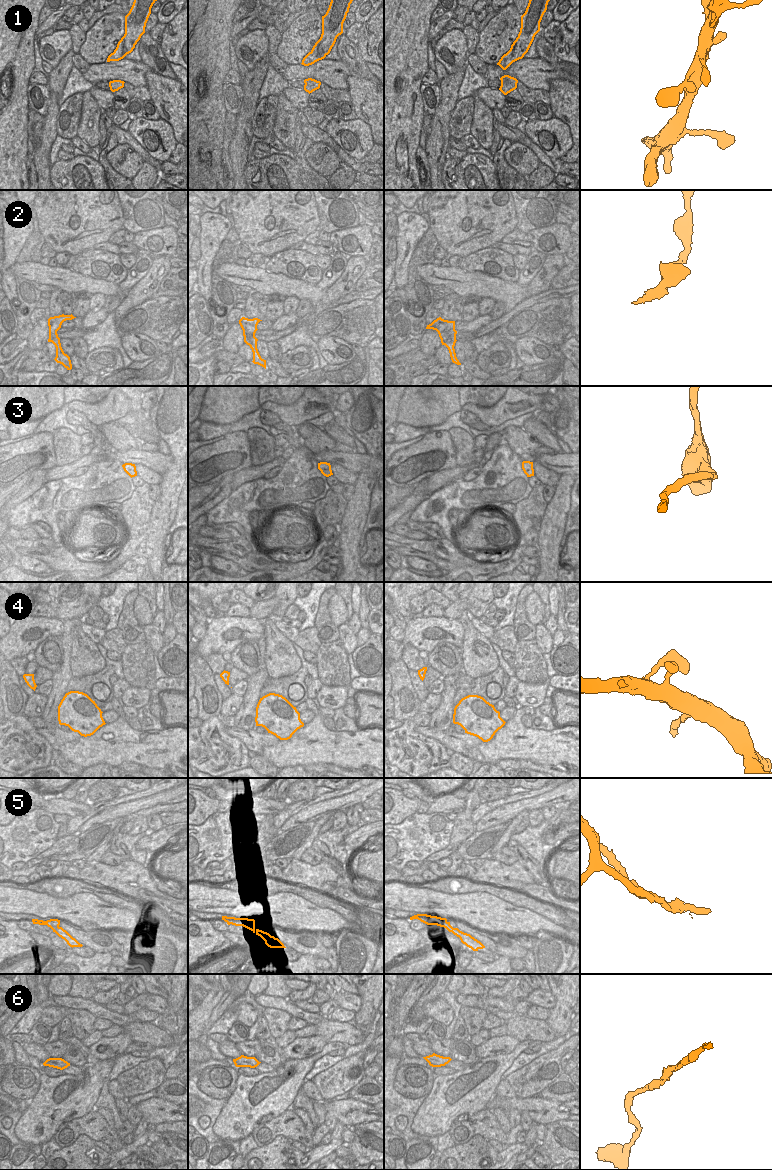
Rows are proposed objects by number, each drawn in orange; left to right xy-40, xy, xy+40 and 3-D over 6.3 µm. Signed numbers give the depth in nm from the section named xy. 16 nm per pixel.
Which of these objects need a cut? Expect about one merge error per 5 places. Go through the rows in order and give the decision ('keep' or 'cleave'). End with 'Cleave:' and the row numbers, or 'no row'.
1: keep
2: keep
3: keep
4: keep
5: cleave
6: keep
Cleave: 5

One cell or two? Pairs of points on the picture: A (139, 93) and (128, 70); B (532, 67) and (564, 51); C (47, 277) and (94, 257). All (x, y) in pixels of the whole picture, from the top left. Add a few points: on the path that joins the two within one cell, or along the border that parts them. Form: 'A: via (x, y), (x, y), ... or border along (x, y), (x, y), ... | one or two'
A: border along (125, 81), (134, 86), (145, 86) | two
B: border along (559, 60), (569, 63) | two
C: border along (69, 268), (92, 277) | two

